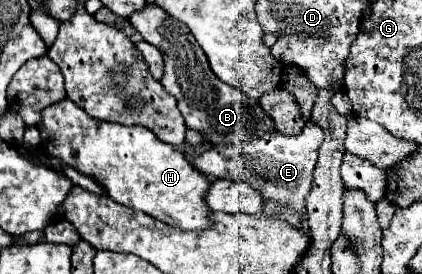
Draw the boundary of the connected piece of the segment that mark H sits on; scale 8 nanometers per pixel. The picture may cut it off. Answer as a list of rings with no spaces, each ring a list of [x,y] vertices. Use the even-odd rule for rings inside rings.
[[[66,98],[44,110],[38,130],[42,132],[40,146],[48,154],[96,178],[114,202],[142,210],[180,230],[208,230],[214,224],[210,218],[212,210],[206,202],[206,192],[212,184],[210,178],[196,170],[180,150],[160,142],[148,128],[88,118],[82,108]]]

